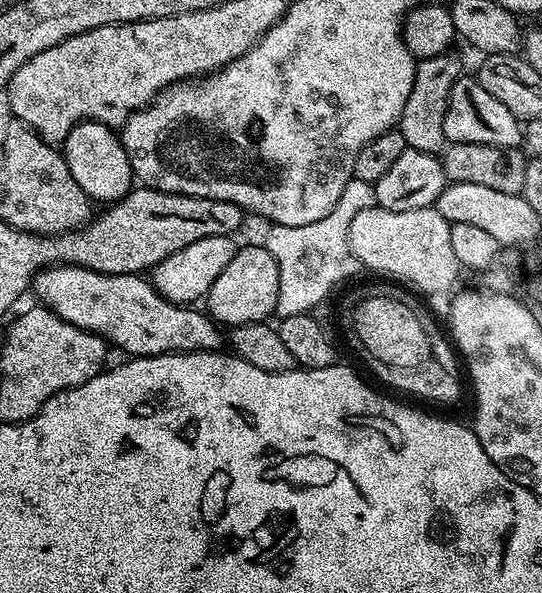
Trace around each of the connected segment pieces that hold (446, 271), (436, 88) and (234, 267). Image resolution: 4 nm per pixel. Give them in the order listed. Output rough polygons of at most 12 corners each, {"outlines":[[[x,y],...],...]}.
{"outlines":[[[435,207],[350,222],[365,269],[444,292],[462,272]],[[460,60],[417,63],[398,125],[414,150],[445,147],[446,106]],[[263,243],[237,247],[206,297],[221,326],[275,313],[278,262]]]}

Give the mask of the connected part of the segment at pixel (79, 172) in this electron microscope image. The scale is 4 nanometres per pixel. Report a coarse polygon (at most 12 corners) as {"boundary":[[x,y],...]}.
{"boundary":[[81,120],[62,155],[93,202],[134,187],[119,135]]}

